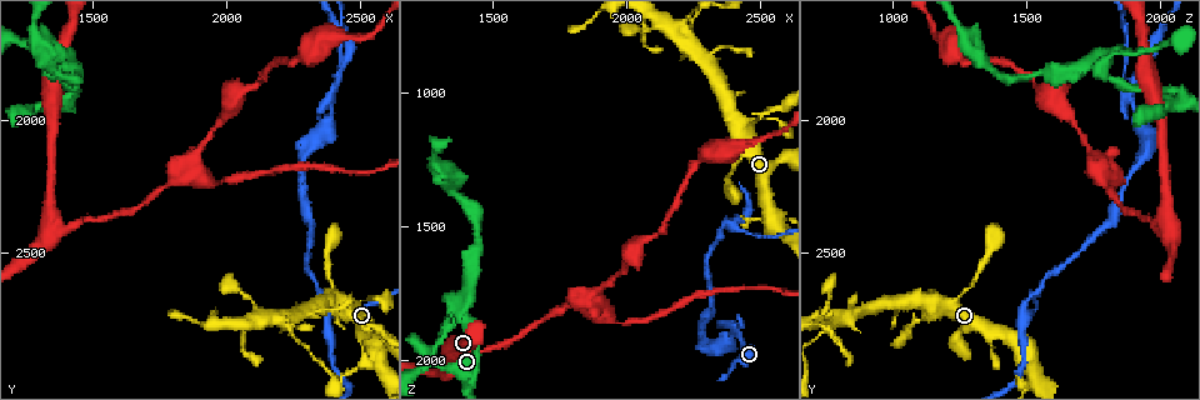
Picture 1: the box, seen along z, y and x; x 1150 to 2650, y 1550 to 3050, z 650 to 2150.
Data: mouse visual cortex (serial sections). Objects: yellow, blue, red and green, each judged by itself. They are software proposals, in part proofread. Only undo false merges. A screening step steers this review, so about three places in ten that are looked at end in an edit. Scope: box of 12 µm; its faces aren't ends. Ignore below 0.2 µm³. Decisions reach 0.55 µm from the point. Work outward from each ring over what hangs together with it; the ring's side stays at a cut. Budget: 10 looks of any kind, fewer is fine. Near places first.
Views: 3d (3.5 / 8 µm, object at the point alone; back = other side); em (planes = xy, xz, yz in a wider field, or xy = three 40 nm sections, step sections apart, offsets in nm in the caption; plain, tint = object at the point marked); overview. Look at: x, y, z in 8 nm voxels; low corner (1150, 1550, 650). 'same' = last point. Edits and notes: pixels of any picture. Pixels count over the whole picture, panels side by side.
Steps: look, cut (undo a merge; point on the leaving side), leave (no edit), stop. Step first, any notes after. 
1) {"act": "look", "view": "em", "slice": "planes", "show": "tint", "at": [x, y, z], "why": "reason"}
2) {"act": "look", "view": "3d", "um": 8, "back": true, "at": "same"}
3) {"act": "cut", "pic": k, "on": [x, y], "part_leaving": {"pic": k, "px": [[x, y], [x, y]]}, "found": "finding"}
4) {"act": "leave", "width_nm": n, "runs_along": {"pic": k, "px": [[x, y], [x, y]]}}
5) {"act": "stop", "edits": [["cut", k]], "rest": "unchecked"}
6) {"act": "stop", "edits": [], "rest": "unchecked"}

{"act": "look", "view": "3d", "um": 3.5, "at": [1360, 1810, 1770], "why": "three-way junction"}

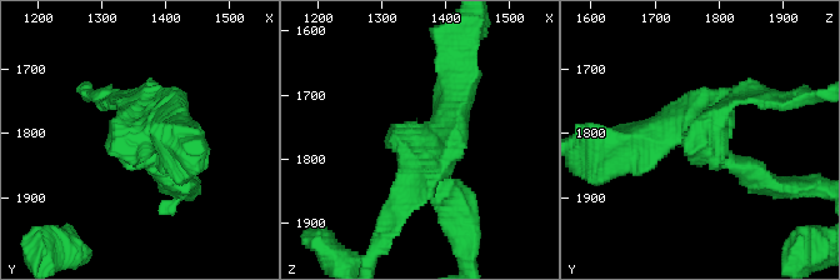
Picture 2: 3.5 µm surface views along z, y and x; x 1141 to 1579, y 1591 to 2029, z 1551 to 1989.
{"act": "look", "view": "em", "slice": "xy", "step": 2, "show": "tint", "at": [1365, 1805, 1780], "why": "need the tissue"}

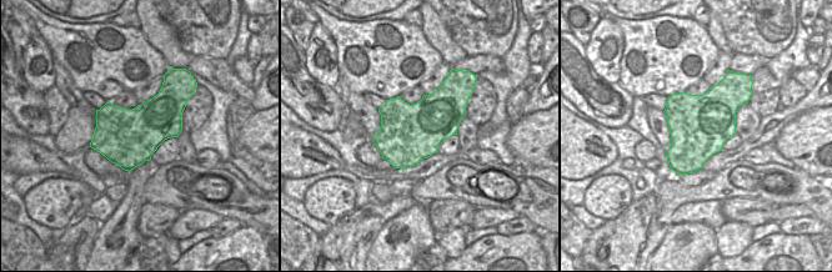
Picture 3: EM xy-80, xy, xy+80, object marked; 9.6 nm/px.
{"act": "leave", "width_nm": 550, "runs_along": {"pic": 2, "px": [[765, 183], [701, 129], [640, 136]]}, "found": "continuous, no second cell"}

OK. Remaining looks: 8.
{"act": "look", "view": "em", "slice": "planes", "show": "tint", "at": [1340, 2430, 2030], "why": "calibre changes"}

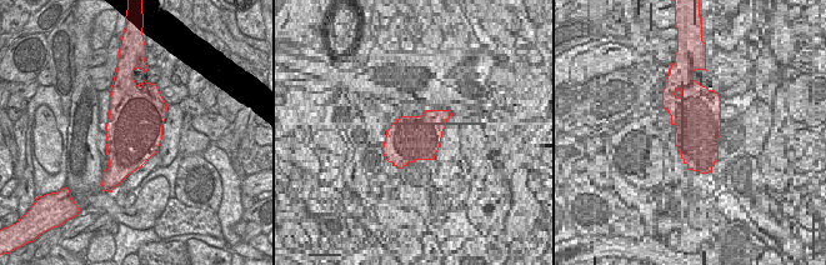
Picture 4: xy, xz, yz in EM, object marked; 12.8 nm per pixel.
{"act": "look", "view": "3d", "um": 3.5, "at": "same"}

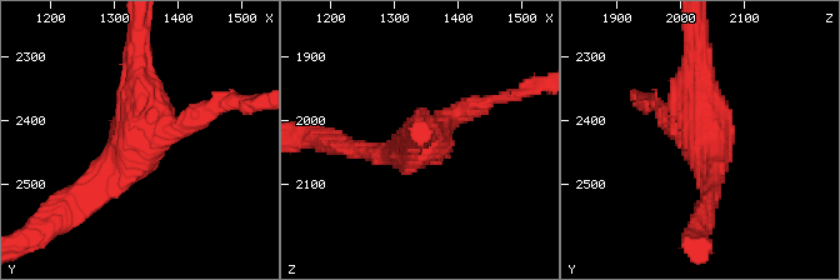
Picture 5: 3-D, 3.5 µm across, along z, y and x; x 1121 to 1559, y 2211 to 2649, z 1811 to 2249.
{"act": "leave", "arms": 3, "arm_widths_nm": [250, 300, 300], "runs_along": {"pic": 5, "px": [[139, 43], [131, 108], [154, 131], [208, 108]]}, "found": "one cell here"}

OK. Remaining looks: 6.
{"act": "look", "view": "3d", "um": 3.5, "at": [1980, 2240, 1870], "why": "narrows sharply"}

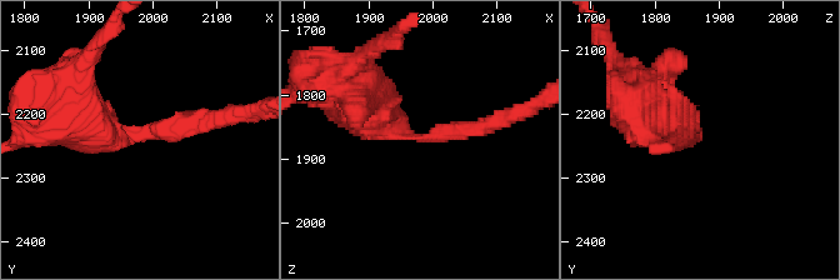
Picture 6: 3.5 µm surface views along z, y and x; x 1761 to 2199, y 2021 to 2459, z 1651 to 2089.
{"act": "look", "view": "em", "slice": "xy", "step": 3, "show": "tint", "at": [1975, 2230, 1865], "arm_widths_nm": [250, 700]}

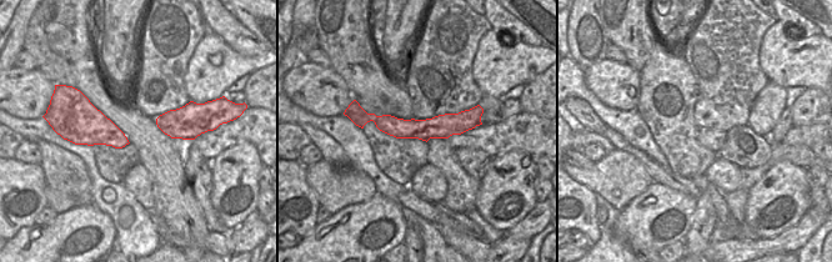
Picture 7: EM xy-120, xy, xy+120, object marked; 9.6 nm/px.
{"act": "leave", "runs_along": {"pic": 7, "px": [[365, 117], [396, 127], [471, 122]]}, "found": "all the same cell"}

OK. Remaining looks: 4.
{"act": "look", "view": "3d", "um": 3.5, "at": [2410, 1860, 1890], "why": "a narrow waist"}

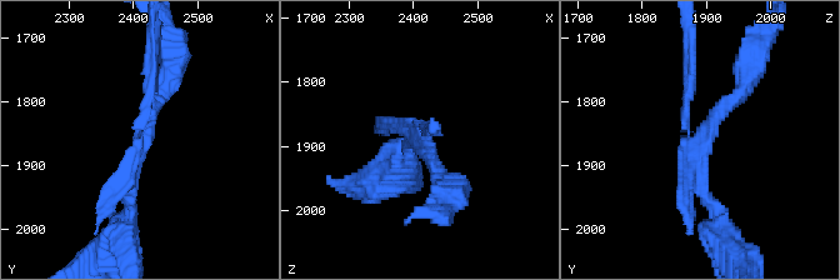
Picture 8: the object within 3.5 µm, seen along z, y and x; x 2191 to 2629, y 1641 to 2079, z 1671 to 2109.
{"act": "look", "view": "em", "slice": "xy", "step": 3, "show": "tint", "at": [2415, 1860, 1890], "why": "need the tissue"}

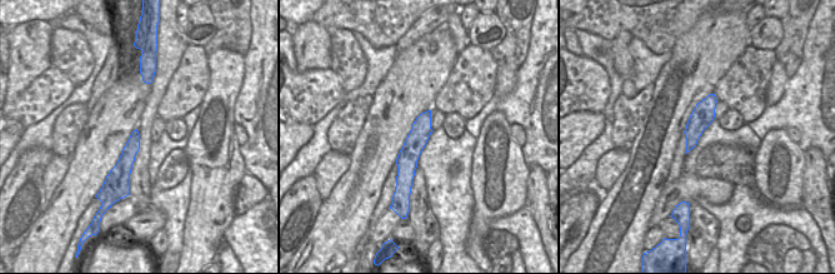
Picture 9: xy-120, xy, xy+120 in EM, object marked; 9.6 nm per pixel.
{"act": "leave", "runs_along": {"pic": 8, "px": [[169, 78], [134, 158], [130, 211]]}, "found": "continuous, no second cell"}

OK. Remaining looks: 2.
{"act": "stop", "edits": [], "rest": "unchecked"}

